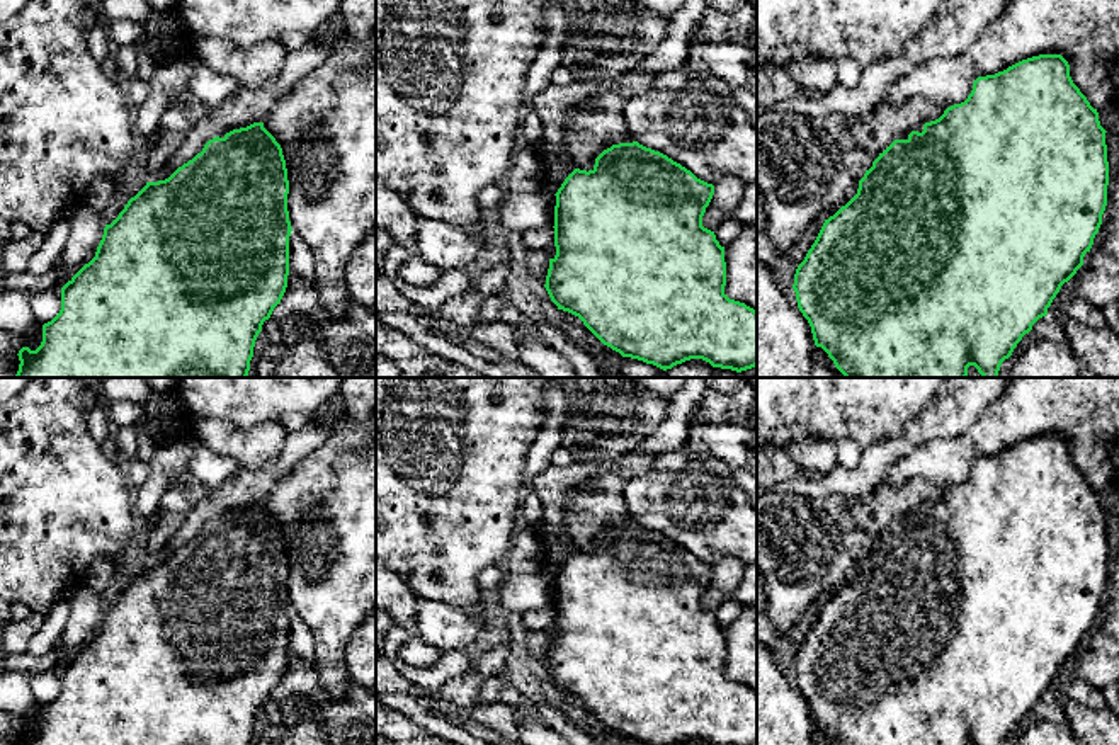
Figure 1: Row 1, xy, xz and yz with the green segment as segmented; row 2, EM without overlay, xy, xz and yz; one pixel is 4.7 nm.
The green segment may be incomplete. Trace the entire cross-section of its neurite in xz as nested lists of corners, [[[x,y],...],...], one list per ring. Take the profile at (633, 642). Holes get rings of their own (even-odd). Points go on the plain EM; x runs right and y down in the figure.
[[[619,524],[604,531],[592,551],[575,549],[561,565],[554,587],[554,628],[556,636],[549,640],[546,672],[558,691],[578,697],[583,706],[607,728],[622,738],[643,742],[646,745],[682,745],[690,740],[702,740],[709,745],[757,745],[757,692],[745,684],[730,680],[724,675],[726,643],[724,628],[716,621],[714,612],[702,607],[702,597],[714,575],[714,566],[697,560],[690,551],[673,543],[667,536],[633,524]]]

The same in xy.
[[[253,503],[247,509],[233,510],[223,519],[209,520],[201,534],[179,548],[168,560],[146,563],[128,582],[119,597],[111,606],[105,606],[95,638],[61,668],[61,691],[51,702],[43,706],[41,726],[36,731],[29,728],[19,731],[20,745],[250,745],[262,706],[270,699],[287,668],[289,617],[293,612],[287,575],[289,561],[282,529],[264,509],[264,503]]]

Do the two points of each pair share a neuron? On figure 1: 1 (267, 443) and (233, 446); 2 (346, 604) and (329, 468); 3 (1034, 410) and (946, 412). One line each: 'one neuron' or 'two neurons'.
1: one neuron
2: one neuron
3: two neurons

